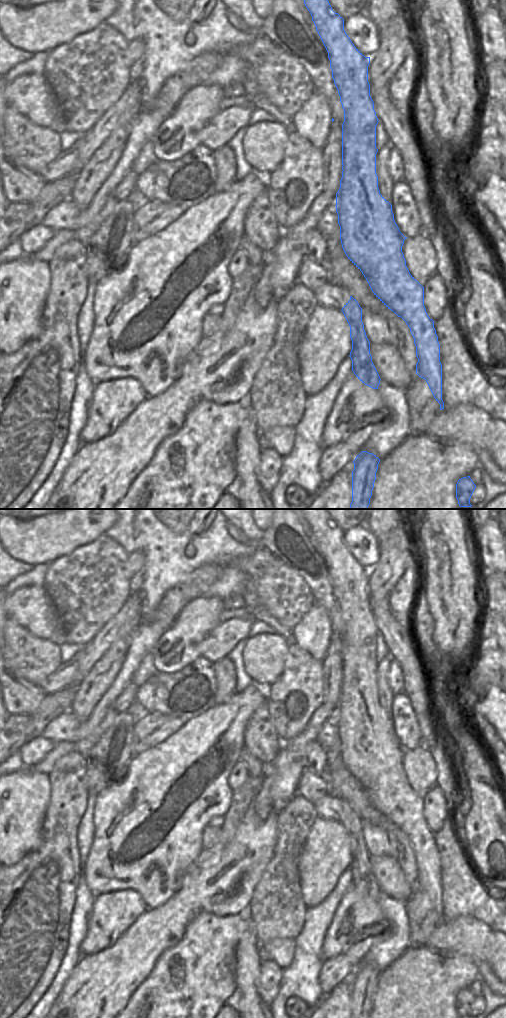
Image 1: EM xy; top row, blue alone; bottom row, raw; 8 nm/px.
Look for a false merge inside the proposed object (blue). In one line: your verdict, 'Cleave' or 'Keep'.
Cleave.

